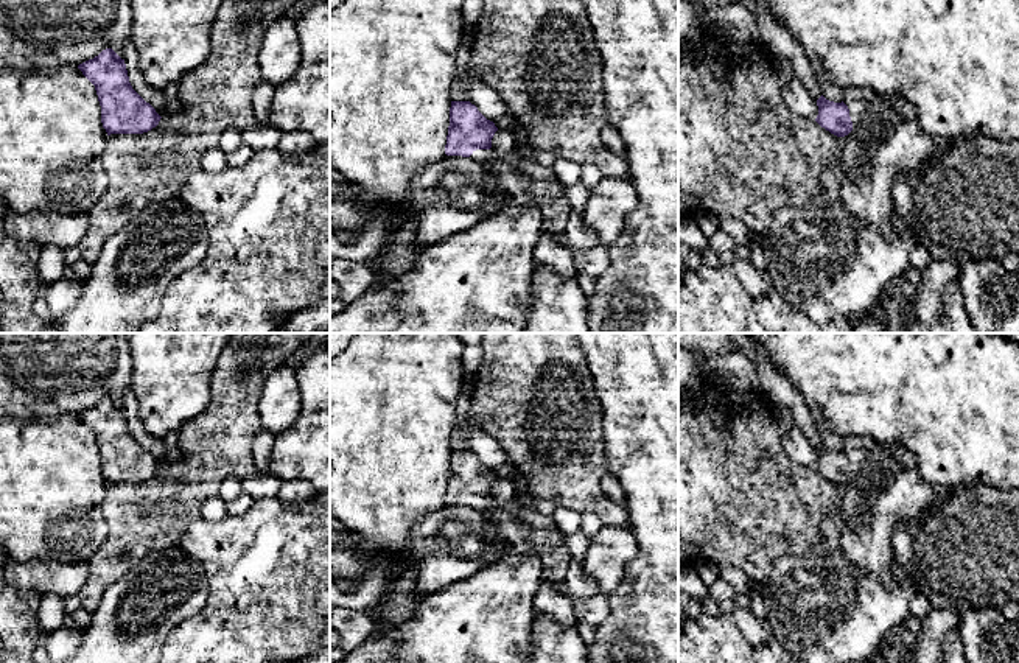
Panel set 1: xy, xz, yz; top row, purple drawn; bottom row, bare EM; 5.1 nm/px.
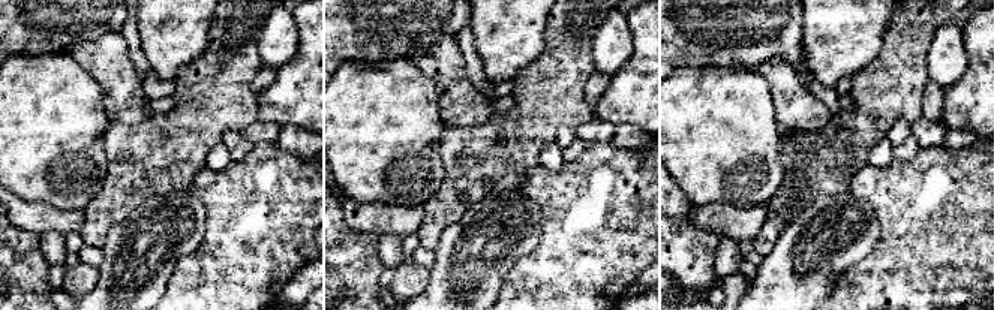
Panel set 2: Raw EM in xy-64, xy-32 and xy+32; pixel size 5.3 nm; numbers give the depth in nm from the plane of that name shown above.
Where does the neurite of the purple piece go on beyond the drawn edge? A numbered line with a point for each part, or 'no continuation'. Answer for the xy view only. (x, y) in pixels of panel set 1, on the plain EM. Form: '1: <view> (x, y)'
no continuation

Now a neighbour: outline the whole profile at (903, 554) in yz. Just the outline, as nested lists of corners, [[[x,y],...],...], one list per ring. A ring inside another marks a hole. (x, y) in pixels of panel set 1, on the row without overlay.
[[[901,523],[893,532],[893,560],[896,568],[909,570],[912,557],[912,532],[907,524]]]

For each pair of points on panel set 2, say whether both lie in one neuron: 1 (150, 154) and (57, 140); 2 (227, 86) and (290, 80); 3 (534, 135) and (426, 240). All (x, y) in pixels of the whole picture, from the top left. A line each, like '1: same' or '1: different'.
1: different
2: different
3: same

